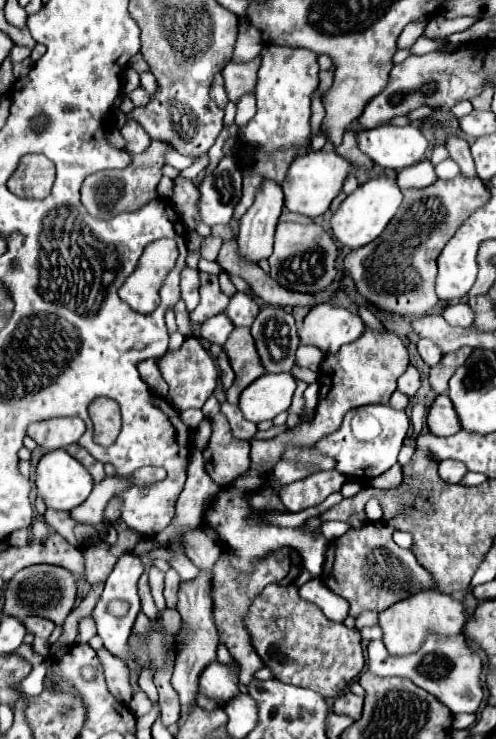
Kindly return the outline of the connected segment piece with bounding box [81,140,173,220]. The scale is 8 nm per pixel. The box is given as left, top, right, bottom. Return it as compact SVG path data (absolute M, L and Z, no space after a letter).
M153 140L147 152L143 152L141 156L133 156L133 162L125 170L121 172L107 170L107 172L95 172L87 176L81 186L81 202L87 208L87 212L95 218L107 220L123 210L135 210L139 208L139 204L157 198L156 188L161 180L161 170L165 166L167 152L173 152L173 148L167 142Z

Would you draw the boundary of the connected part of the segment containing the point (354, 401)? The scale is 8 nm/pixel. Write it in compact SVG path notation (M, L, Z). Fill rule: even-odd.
M365 328L363 336L357 338L353 344L345 344L335 354L327 354L319 368L319 404L315 408L315 418L311 424L299 426L297 432L287 430L271 440L253 440L251 442L251 468L263 474L271 472L273 466L279 462L281 452L287 444L317 444L321 438L339 430L343 416L351 408L359 408L365 404L387 404L391 394L397 390L397 378L405 372L409 364L409 352L403 346L401 338L389 330L373 330Z

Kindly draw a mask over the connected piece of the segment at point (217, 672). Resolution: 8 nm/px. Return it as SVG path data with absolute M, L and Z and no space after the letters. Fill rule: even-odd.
M213 660L211 664L207 664L199 676L197 704L205 710L223 708L225 702L239 694L239 672L241 666L237 660L231 660L229 664Z

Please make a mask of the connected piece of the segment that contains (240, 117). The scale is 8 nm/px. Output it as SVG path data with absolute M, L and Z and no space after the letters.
M247 92L241 96L241 100L237 102L237 116L235 122L241 128L243 124L247 124L247 120L251 120L251 116L255 116L255 92Z

